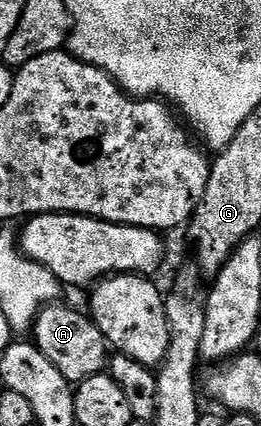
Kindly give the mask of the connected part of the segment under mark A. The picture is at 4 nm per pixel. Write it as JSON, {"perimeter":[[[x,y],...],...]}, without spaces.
{"perimeter":[[[56,302],[47,305],[35,318],[33,333],[35,347],[65,374],[65,378],[71,381],[72,385],[78,386],[83,381],[100,375],[109,364],[109,345],[105,334],[91,319],[86,311],[78,312],[75,308],[66,308],[63,302]]]}

